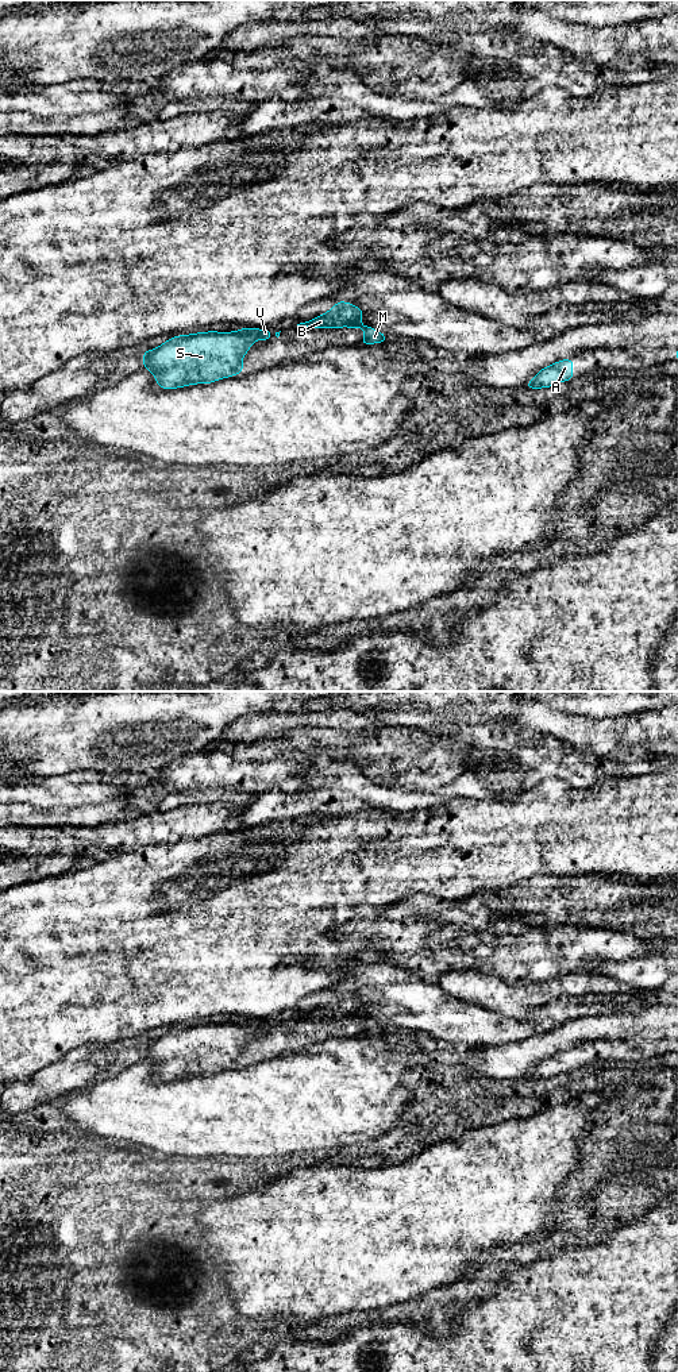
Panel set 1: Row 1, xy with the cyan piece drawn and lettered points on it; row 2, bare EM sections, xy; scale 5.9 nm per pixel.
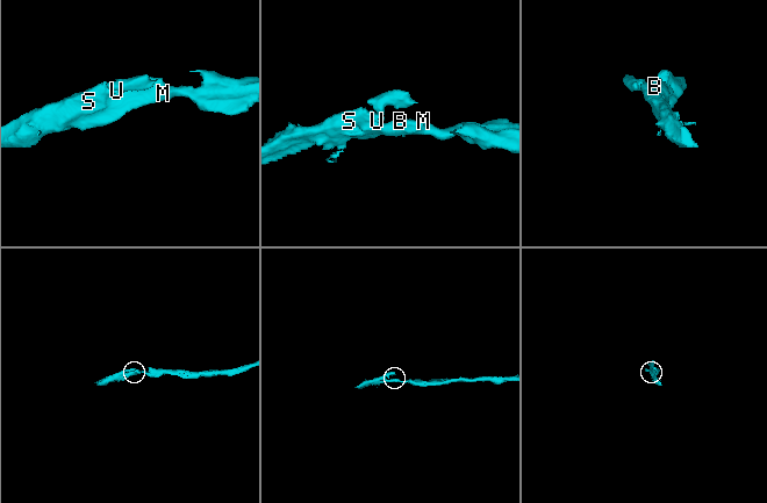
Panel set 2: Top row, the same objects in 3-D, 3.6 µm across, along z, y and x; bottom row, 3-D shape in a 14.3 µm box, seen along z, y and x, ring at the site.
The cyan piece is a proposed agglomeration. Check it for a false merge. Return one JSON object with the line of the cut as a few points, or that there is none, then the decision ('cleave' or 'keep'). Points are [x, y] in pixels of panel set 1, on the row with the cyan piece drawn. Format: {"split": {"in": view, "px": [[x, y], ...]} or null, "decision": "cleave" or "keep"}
{"split": {"in": "xy", "px": [[246, 350], [242, 355]]}, "decision": "cleave"}

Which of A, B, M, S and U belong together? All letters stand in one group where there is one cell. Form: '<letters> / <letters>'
A B M / S U

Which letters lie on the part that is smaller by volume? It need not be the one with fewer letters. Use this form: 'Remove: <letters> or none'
Remove: S, U

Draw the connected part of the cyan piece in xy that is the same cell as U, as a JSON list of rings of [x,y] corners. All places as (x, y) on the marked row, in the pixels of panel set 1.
[[[242,328],[236,332],[199,332],[166,340],[155,350],[145,351],[143,367],[155,375],[162,389],[176,389],[193,384],[211,384],[243,373],[242,358],[257,339],[269,340],[267,329]]]

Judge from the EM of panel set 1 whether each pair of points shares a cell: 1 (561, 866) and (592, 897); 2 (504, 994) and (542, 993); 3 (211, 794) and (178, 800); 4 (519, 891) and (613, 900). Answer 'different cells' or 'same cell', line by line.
1: different cells
2: same cell
3: same cell
4: same cell

